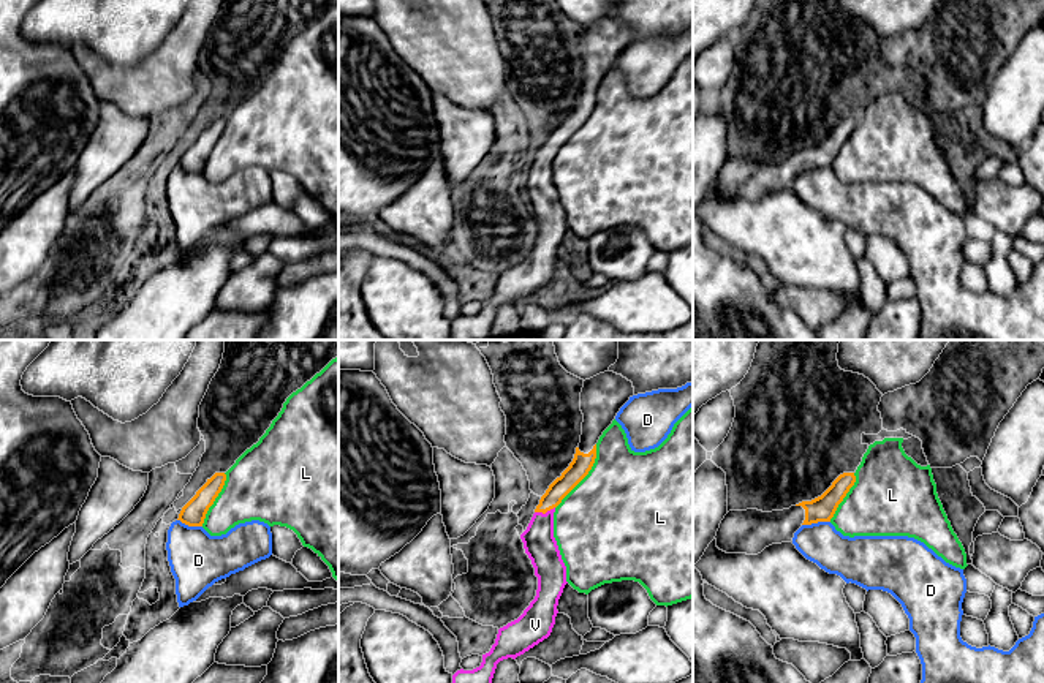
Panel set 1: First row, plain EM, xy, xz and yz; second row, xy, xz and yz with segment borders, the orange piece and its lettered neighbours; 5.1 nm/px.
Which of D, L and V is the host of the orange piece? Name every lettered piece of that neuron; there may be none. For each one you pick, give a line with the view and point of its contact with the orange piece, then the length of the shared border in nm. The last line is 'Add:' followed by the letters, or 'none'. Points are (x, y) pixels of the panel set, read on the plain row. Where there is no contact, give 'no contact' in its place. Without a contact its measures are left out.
V: xz (544, 158) | 110 nm
Add: V

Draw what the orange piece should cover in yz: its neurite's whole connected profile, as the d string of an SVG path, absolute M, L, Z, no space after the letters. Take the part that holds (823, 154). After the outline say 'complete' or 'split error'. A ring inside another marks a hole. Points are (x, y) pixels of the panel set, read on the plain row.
M843 119L821 142L783 157L729 157L717 177L717 193L726 199L758 201L772 190L792 188L802 171L830 168L854 128L854 119Z; split error

